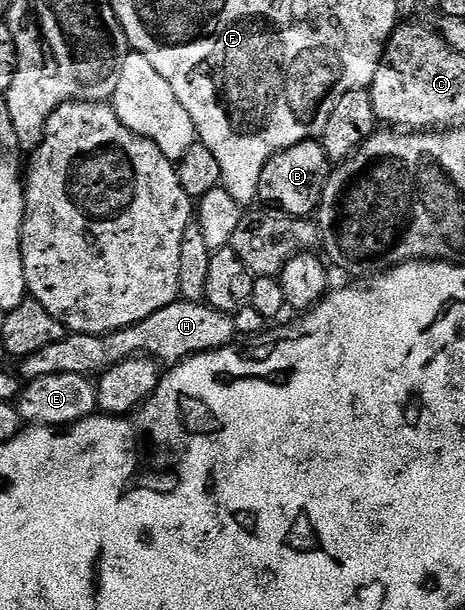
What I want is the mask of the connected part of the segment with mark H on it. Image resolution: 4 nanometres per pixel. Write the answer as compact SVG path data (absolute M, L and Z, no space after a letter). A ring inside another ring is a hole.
M177 299L162 307L162 311L154 311L154 315L142 319L142 323L134 323L113 333L68 333L58 339L58 343L50 343L37 353L24 354L18 373L25 382L40 379L42 375L62 373L88 377L105 373L110 367L122 363L122 359L137 355L155 357L160 363L175 363L186 360L193 353L222 349L233 344L236 336L236 323L229 314L218 311L204 301Z

